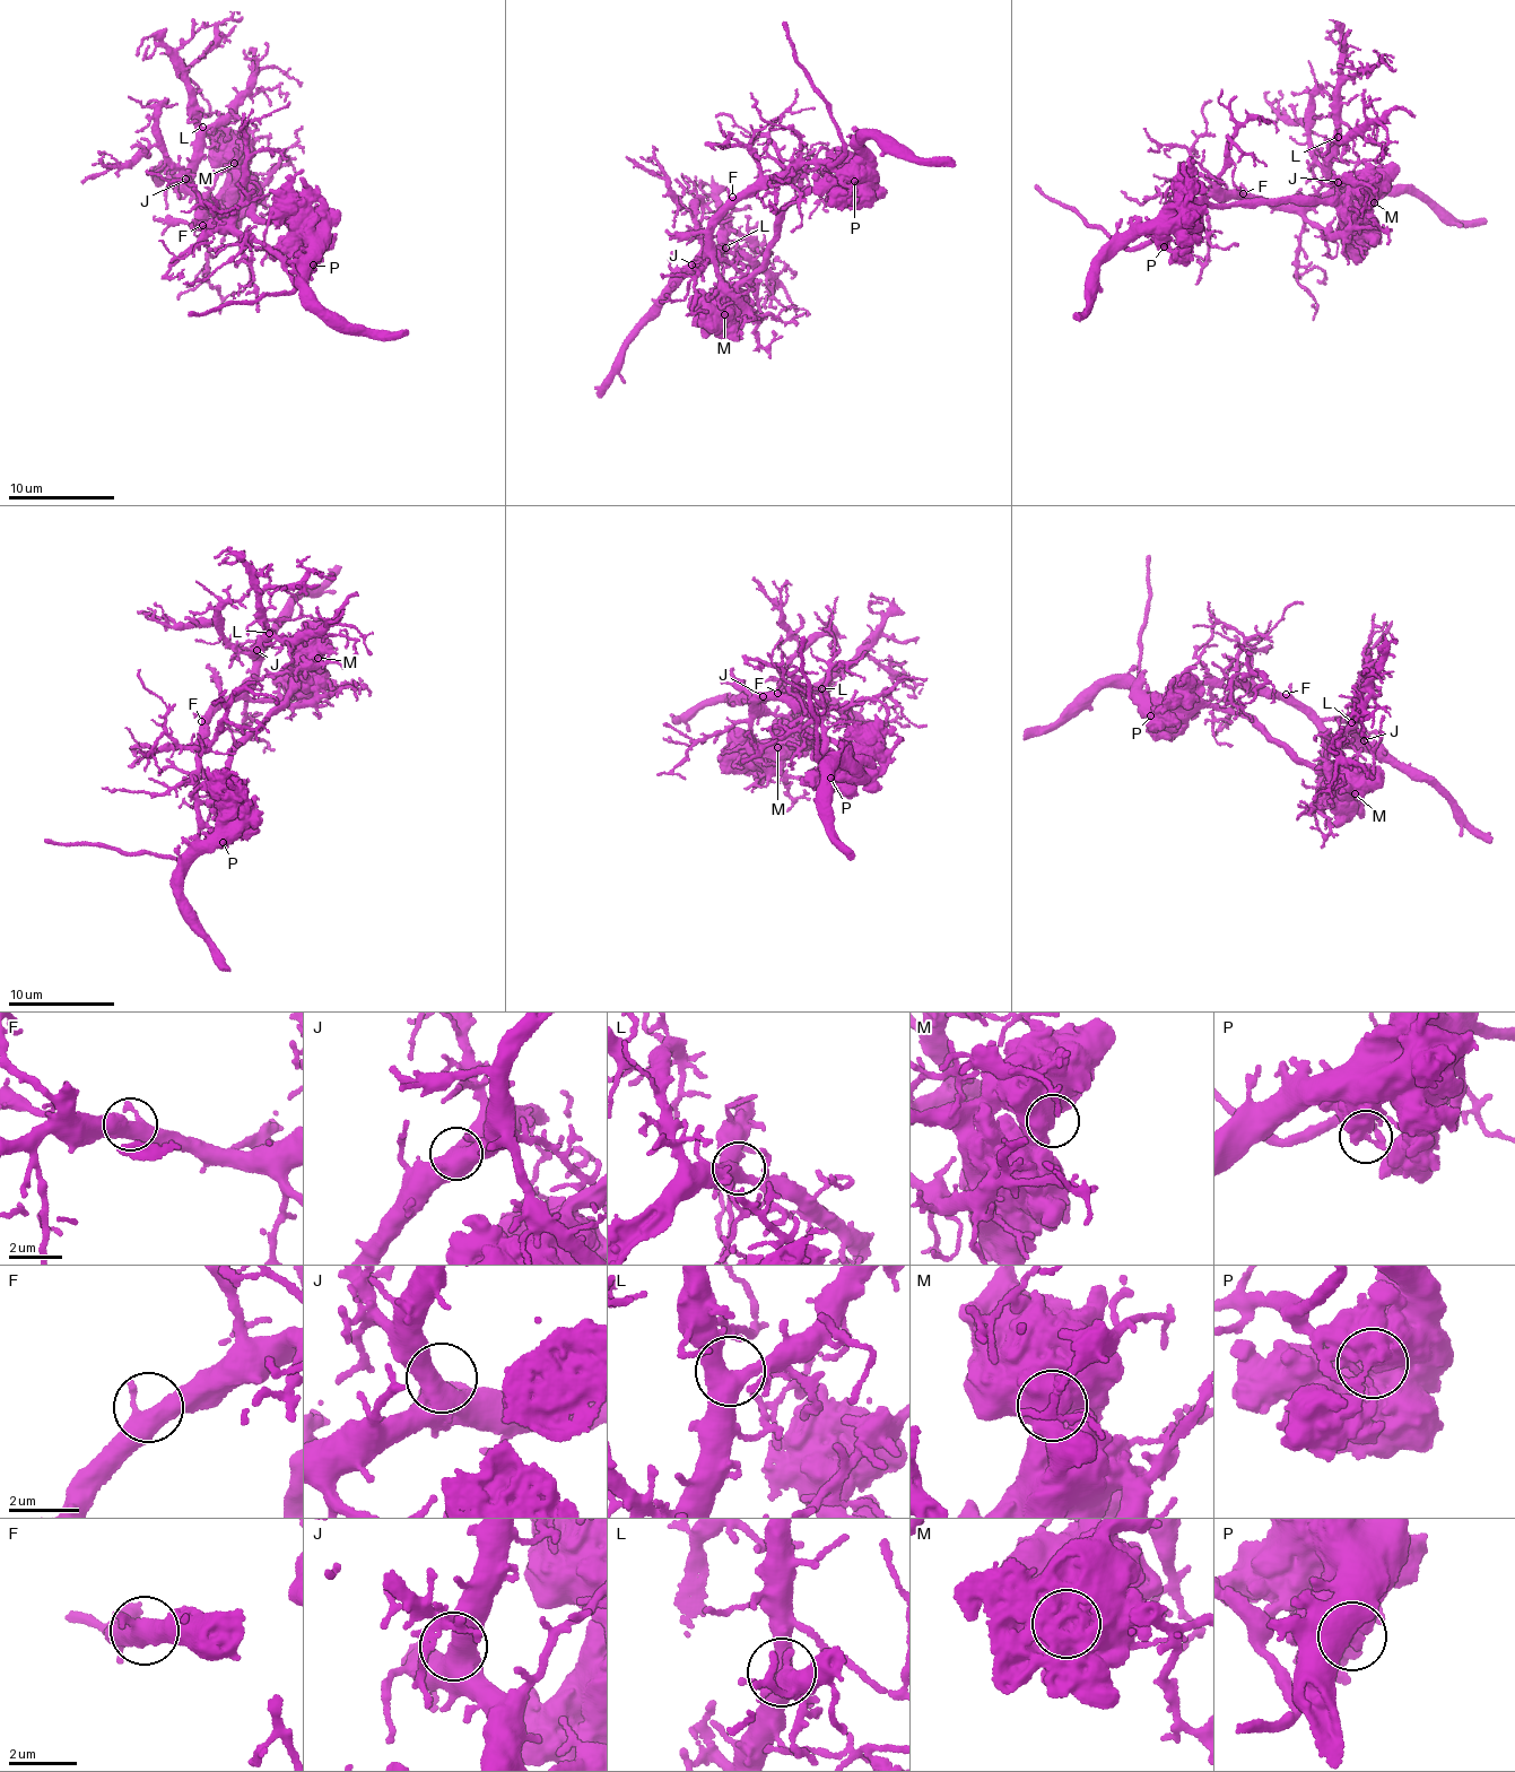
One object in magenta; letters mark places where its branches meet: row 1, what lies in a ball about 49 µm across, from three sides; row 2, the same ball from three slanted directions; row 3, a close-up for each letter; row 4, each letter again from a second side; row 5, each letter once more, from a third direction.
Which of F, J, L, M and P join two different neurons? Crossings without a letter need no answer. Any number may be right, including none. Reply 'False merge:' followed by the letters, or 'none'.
False merge: P

